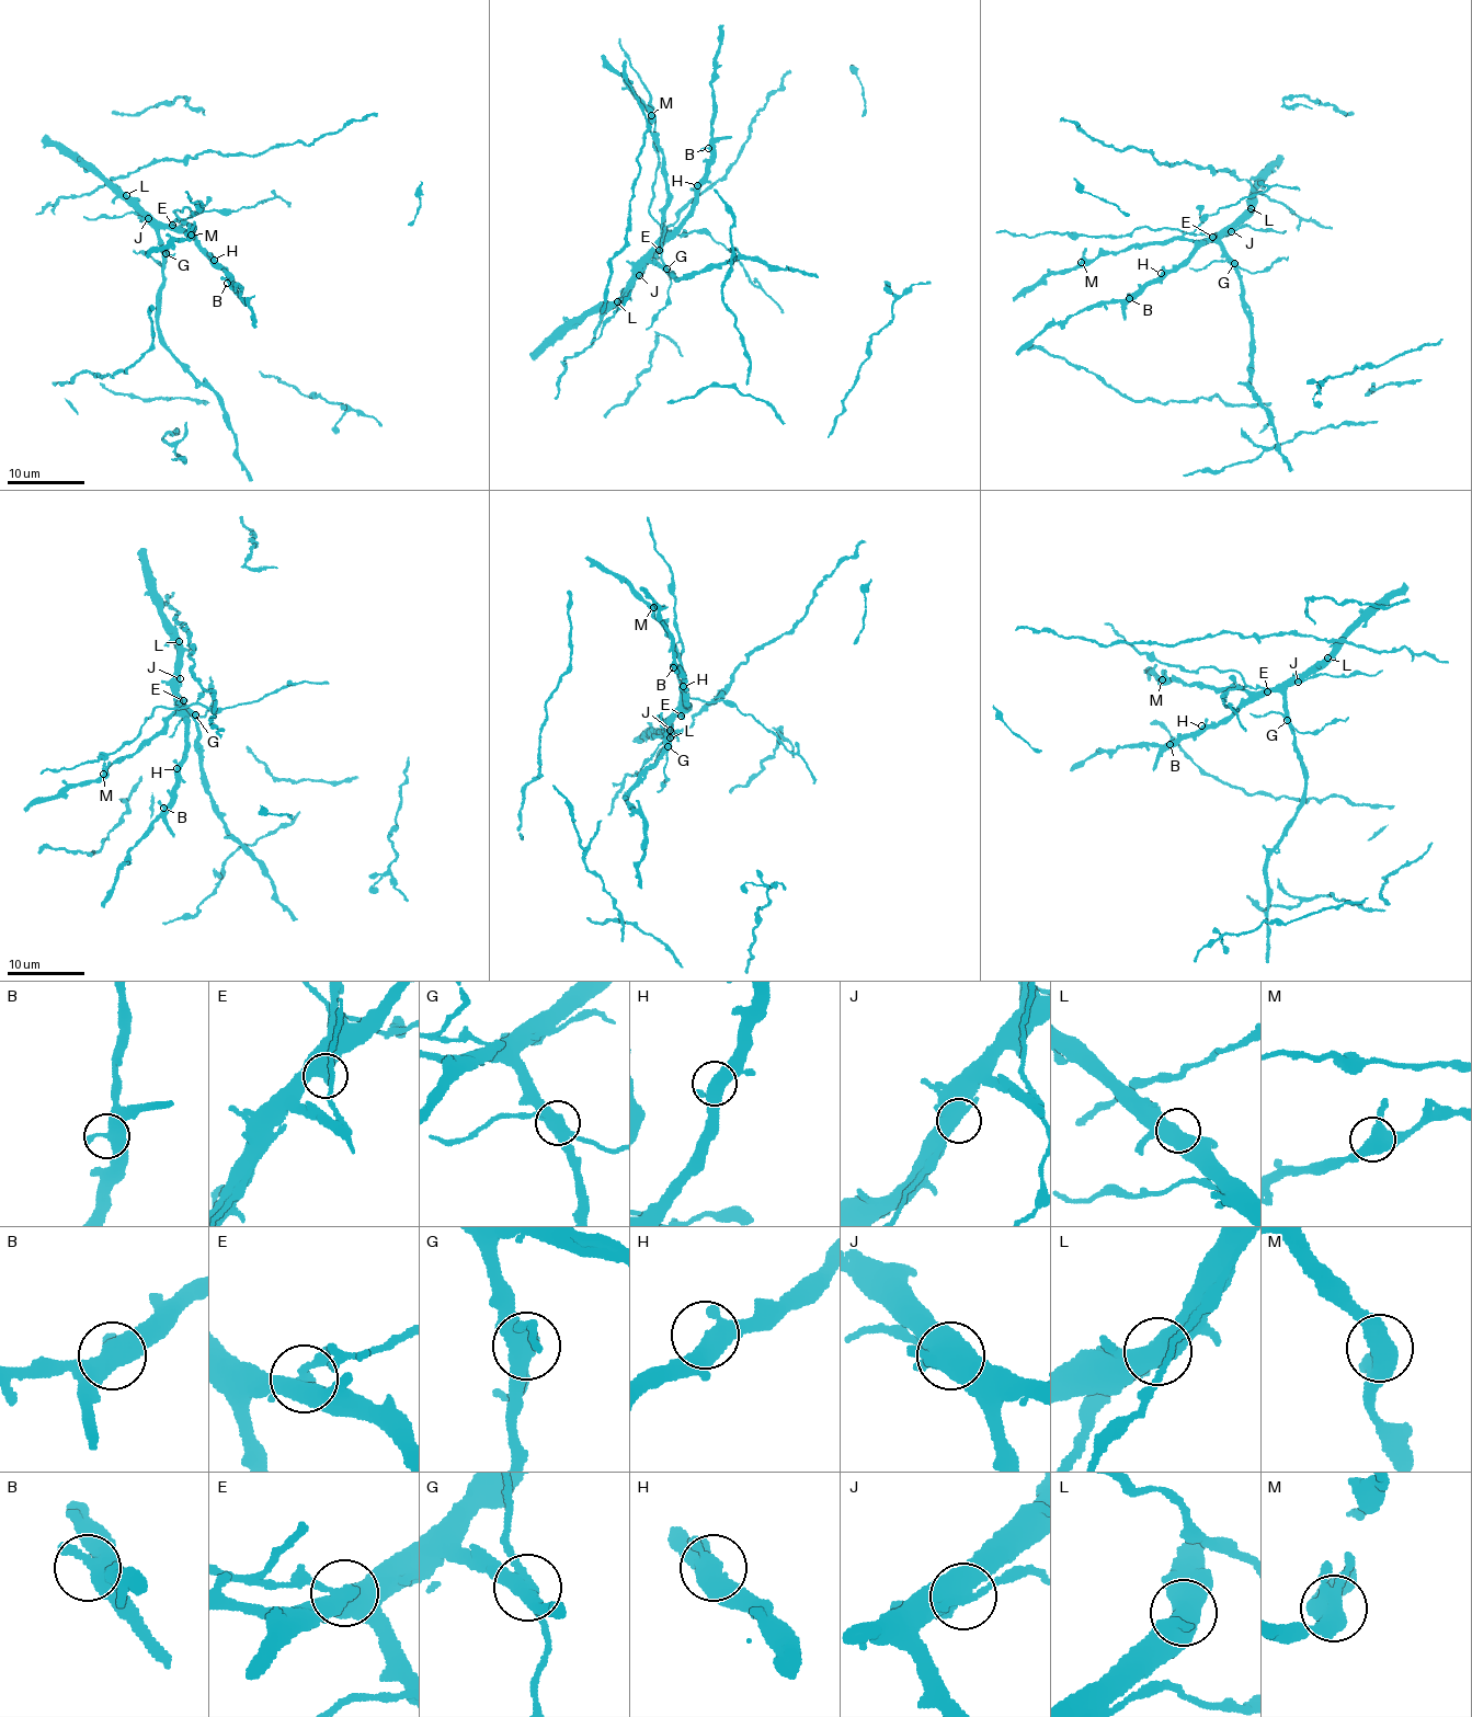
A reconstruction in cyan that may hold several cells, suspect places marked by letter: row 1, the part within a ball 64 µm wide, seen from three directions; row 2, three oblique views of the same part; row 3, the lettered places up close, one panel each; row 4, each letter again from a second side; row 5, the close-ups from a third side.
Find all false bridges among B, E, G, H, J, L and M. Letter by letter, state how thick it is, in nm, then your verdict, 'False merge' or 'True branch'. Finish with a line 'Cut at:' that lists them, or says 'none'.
B: Thickness 550 nm. True branch
E: Thickness 460 nm. False merge
G: Thickness 440 nm. False merge
H: Thickness 420 nm. True branch
J: Thickness 550 nm. False merge
L: Thickness 550 nm. True branch
M: Thickness 480 nm. True branch
Cut at: E, G, J

